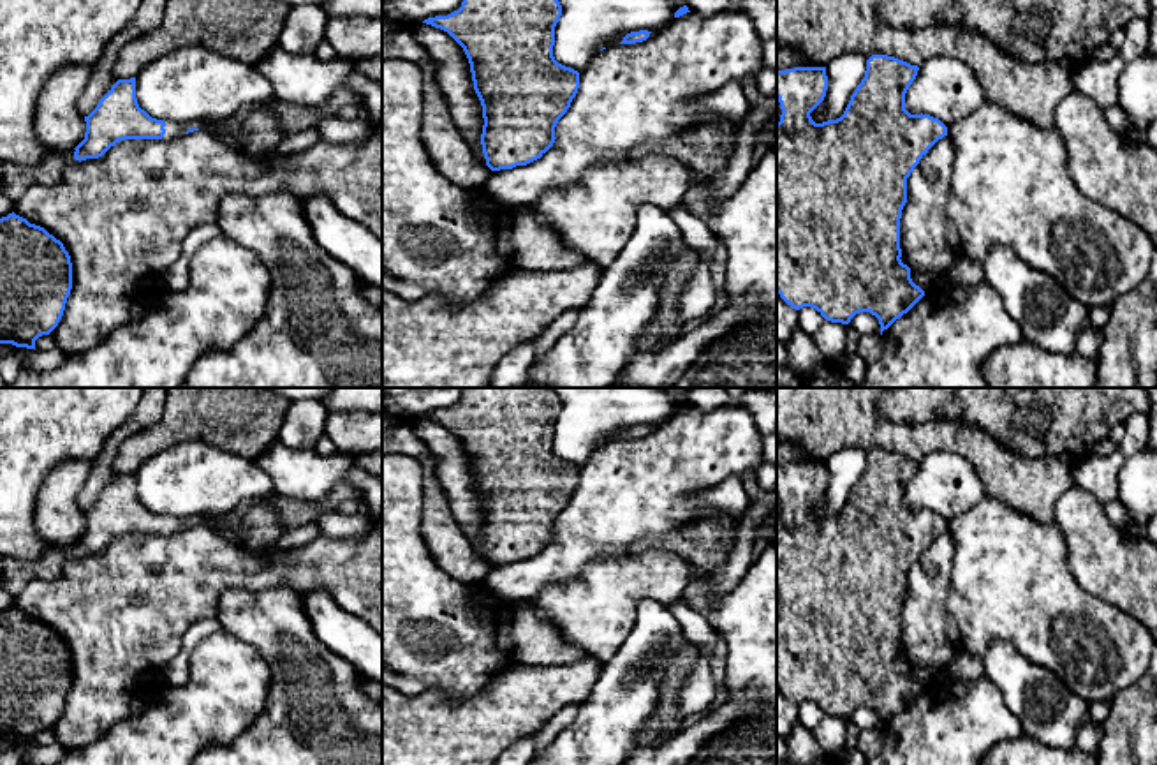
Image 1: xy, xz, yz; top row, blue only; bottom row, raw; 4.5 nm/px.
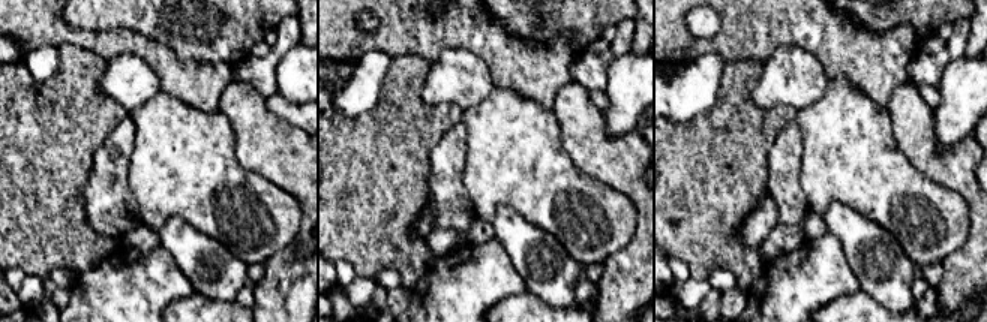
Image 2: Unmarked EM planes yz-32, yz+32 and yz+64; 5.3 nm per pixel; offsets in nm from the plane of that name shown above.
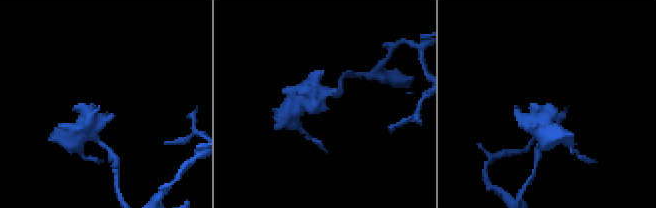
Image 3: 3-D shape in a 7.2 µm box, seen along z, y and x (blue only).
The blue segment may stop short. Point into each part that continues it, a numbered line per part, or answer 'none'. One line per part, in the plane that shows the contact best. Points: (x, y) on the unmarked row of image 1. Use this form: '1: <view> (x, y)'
1: xy (228, 526)
2: xy (14, 575)

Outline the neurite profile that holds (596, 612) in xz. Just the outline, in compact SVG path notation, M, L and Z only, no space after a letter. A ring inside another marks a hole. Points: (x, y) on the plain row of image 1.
M652 546L636 555L597 557L583 568L578 578L542 589L532 605L560 629L565 642L606 663L630 635L637 605L652 599L671 608L683 594L690 571L692 566L667 548Z

